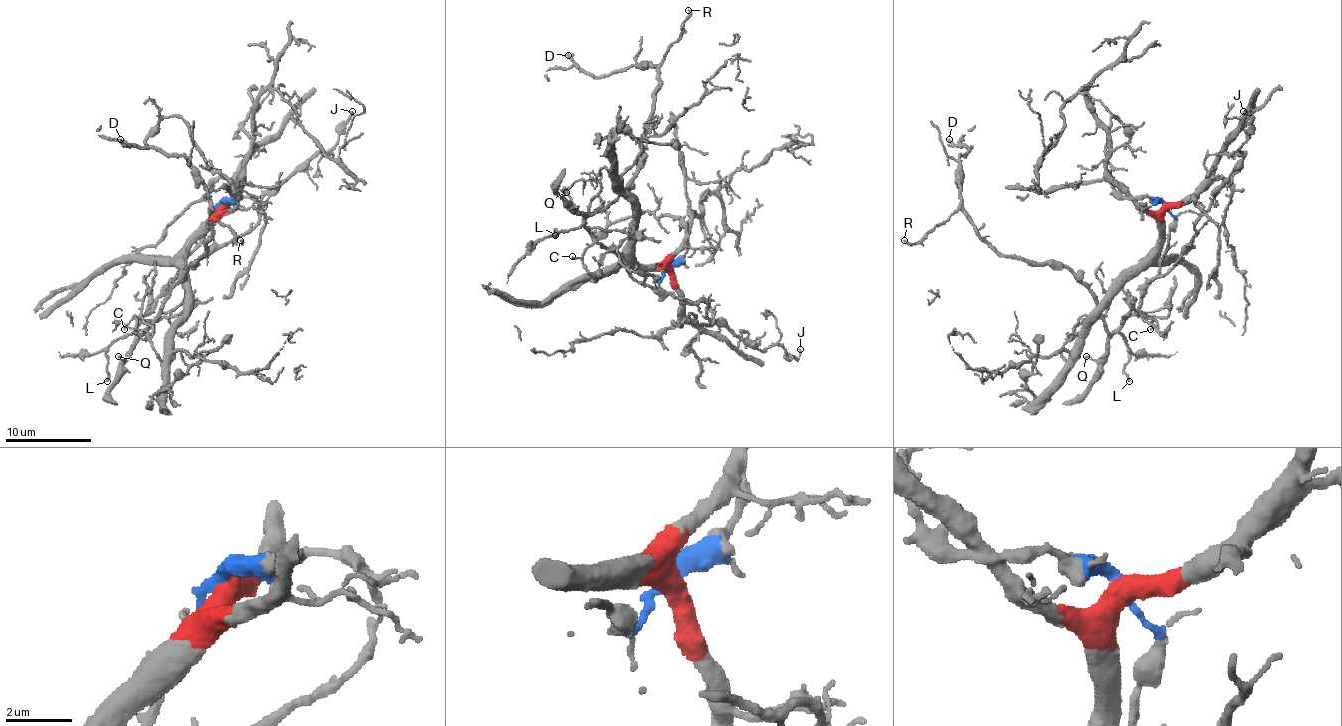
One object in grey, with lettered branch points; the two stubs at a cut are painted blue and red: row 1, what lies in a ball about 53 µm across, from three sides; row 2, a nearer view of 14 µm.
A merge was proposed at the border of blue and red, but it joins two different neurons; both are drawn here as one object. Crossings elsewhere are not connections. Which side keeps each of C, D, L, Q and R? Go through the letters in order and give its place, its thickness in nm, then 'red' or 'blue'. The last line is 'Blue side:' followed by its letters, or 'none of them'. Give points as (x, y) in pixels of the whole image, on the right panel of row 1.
C: (1150, 329) | 130 nm | blue
D: (949, 139) | 150 nm | blue
L: (1129, 381) | 170 nm | blue
Q: (1086, 356) | 140 nm | blue
R: (904, 240) | 220 nm | blue
Blue side: C, D, L, Q, R

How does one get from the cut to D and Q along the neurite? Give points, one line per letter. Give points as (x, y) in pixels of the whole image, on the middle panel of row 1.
D: (668, 271), (660, 280), (642, 275), (584, 224), (638, 172), (657, 69), (589, 76), (567, 54)
Q: (668, 271), (657, 280), (653, 275), (642, 275), (627, 264), (591, 234), (584, 217), (569, 202), (565, 192)

